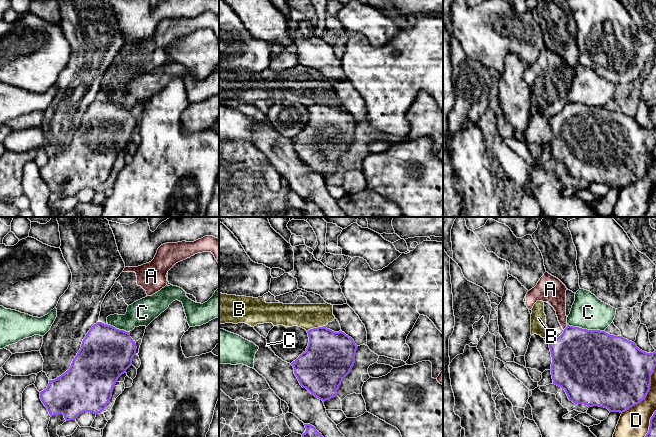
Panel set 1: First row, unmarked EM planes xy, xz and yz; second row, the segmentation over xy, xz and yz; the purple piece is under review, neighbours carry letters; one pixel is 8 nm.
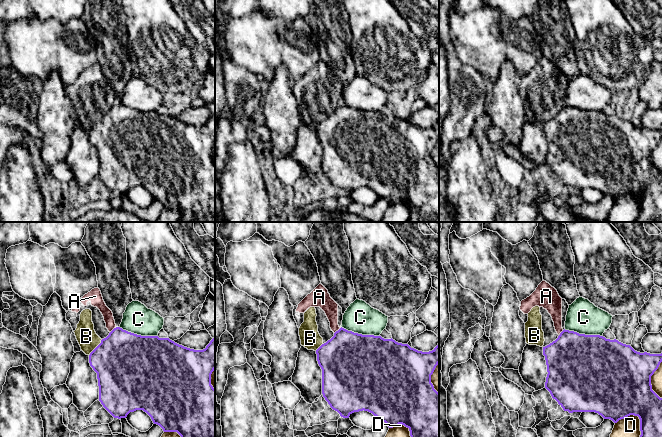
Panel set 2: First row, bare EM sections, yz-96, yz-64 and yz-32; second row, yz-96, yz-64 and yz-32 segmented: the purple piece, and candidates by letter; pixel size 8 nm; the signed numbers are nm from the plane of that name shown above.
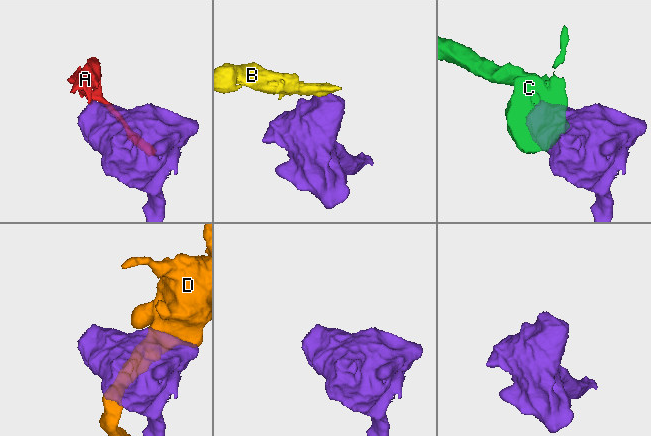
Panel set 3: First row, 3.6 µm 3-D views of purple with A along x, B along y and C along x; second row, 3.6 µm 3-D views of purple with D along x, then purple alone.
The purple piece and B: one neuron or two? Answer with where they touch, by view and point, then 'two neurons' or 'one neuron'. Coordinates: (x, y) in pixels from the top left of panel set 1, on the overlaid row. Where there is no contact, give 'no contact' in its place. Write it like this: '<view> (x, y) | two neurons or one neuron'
xz (316, 328) | two neurons

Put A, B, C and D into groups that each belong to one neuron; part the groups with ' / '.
A B / C / D

